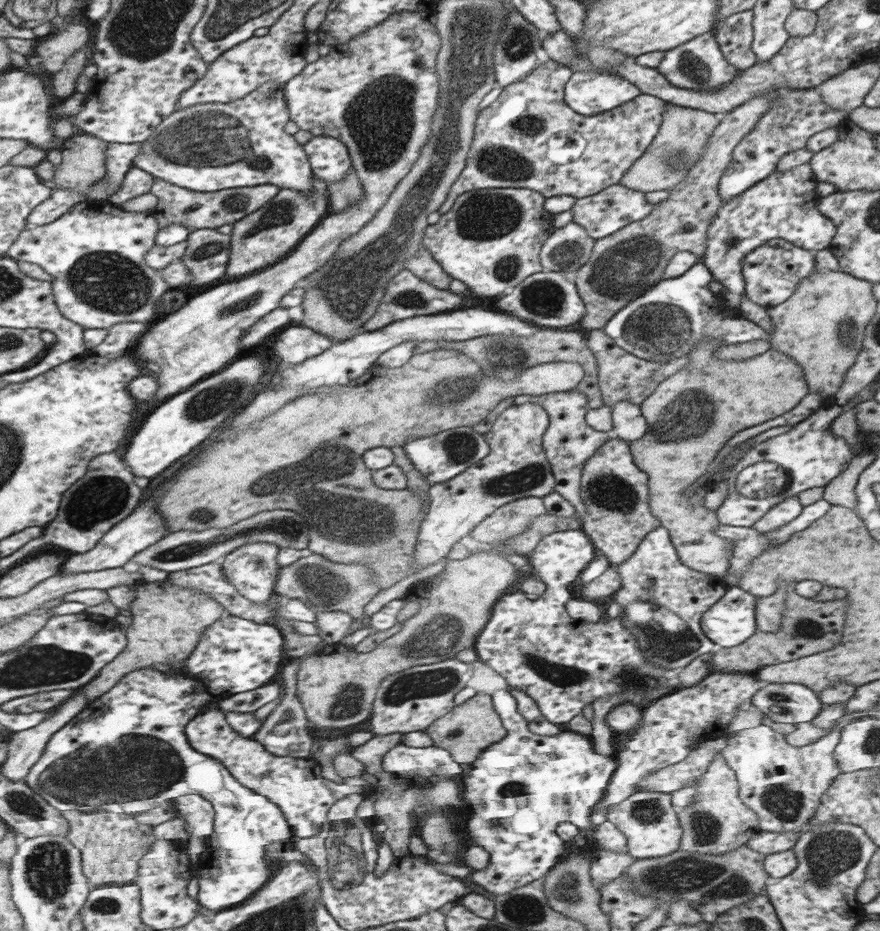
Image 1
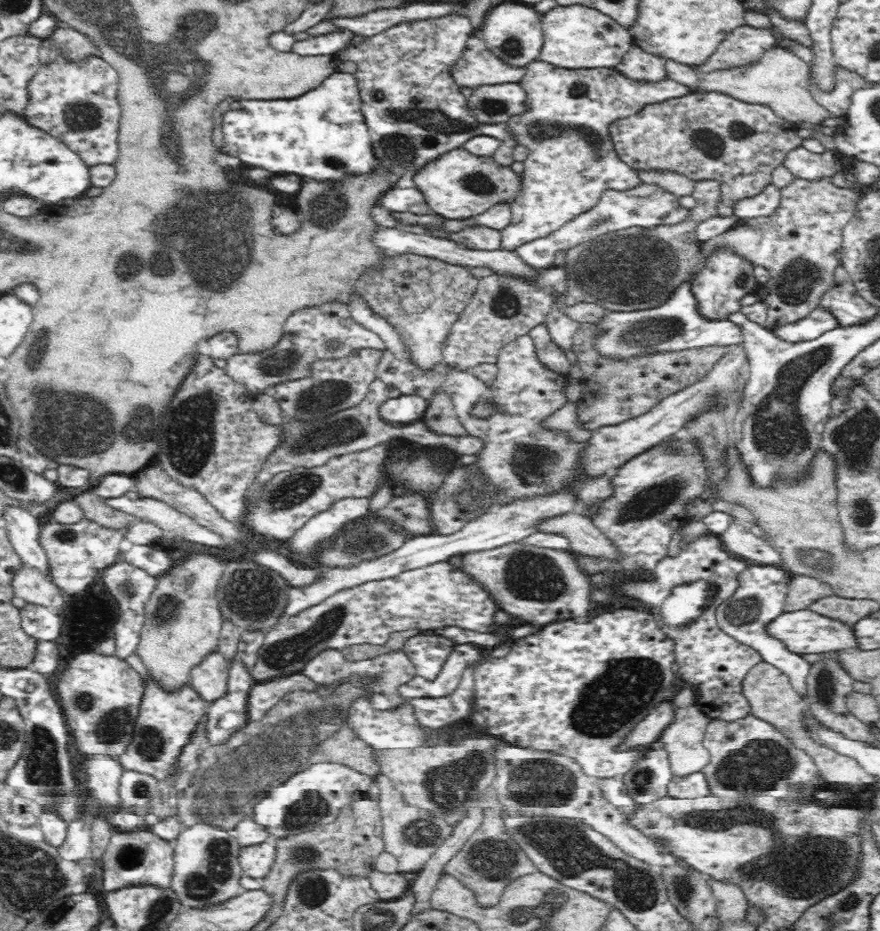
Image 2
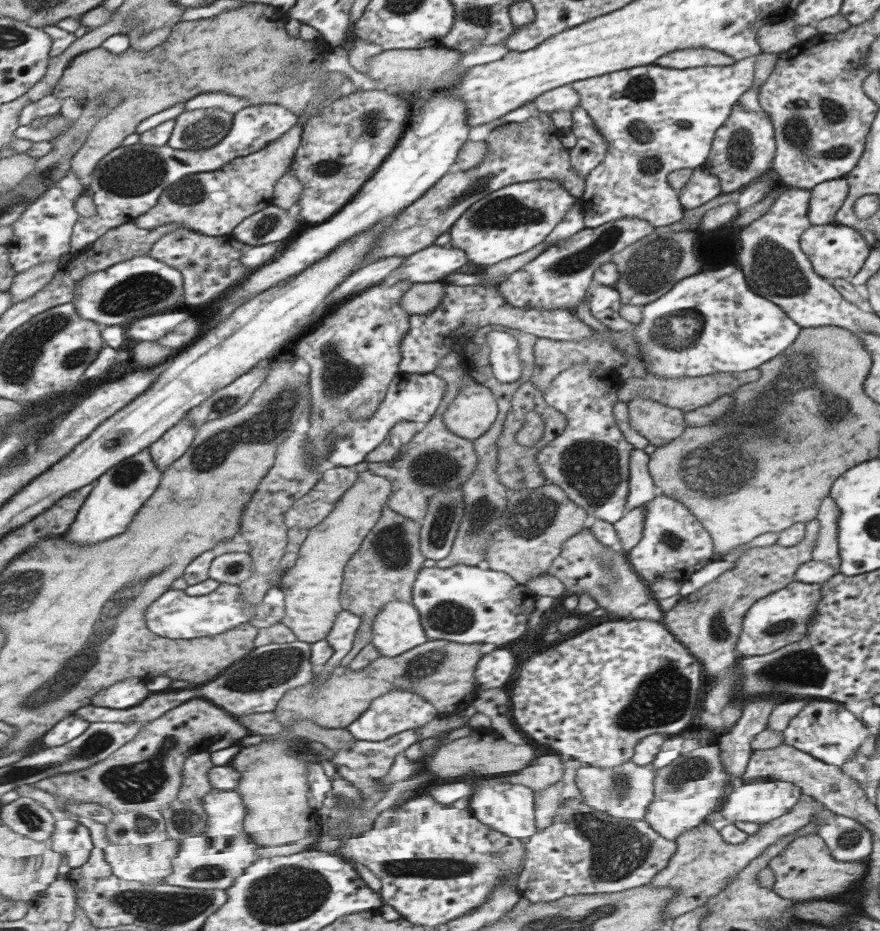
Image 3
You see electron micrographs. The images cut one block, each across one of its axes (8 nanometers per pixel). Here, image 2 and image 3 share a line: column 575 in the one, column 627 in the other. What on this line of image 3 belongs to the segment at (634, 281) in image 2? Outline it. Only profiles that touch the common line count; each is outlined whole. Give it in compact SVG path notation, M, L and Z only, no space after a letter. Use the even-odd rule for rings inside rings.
M663 232L661 236L649 234L629 248L613 256L613 264L619 268L619 282L613 286L619 292L621 306L647 306L667 294L679 280L695 276L699 270L693 244L697 232Z

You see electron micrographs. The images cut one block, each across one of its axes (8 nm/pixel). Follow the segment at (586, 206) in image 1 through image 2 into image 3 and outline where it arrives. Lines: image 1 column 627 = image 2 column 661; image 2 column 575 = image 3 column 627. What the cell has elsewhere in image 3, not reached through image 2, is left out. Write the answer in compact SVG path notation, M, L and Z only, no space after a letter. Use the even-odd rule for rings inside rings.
M637 218L617 220L613 224L605 224L599 228L585 228L573 234L571 238L555 242L551 248L545 248L539 256L535 256L535 260L531 260L513 276L507 276L507 280L499 282L495 288L499 296L513 308L537 312L573 310L589 292L589 284L595 272L603 264L611 264L613 256L617 256L621 250L629 248L637 240L649 236L651 232L653 226Z

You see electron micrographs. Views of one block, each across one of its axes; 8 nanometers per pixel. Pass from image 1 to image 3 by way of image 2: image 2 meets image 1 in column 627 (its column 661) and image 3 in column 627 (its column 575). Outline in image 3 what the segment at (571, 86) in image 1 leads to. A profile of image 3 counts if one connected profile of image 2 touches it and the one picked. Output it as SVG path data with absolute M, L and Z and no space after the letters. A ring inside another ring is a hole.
M759 52L757 56L749 56L747 60L739 60L737 64L721 68L703 66L675 70L653 64L569 84L579 92L581 108L607 140L607 154L603 162L585 176L583 196L579 198L585 228L599 228L627 218L643 220L653 228L665 228L667 224L681 220L683 206L679 202L679 194L667 184L667 176L677 170L695 170L707 162L715 132L727 122L739 98L751 88L753 72L763 56L765 54Z

